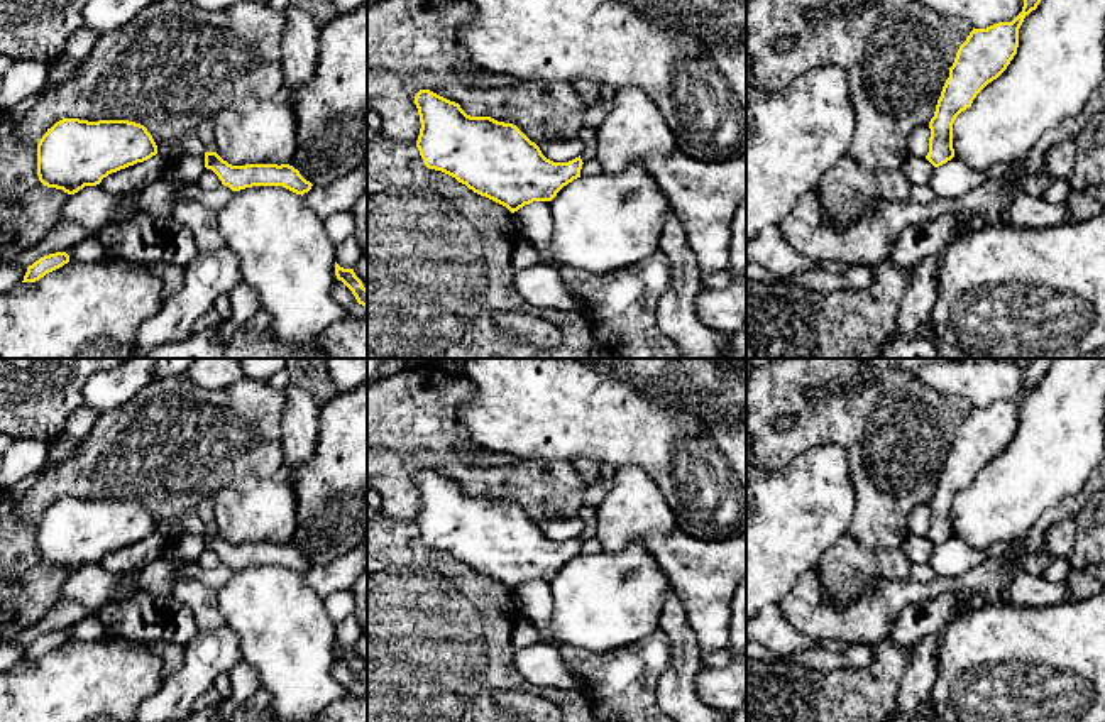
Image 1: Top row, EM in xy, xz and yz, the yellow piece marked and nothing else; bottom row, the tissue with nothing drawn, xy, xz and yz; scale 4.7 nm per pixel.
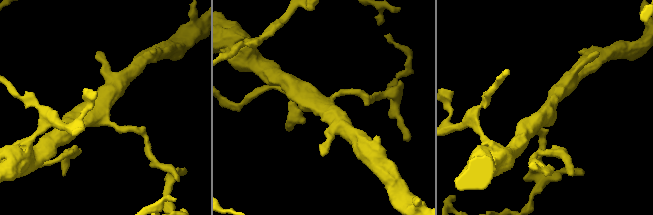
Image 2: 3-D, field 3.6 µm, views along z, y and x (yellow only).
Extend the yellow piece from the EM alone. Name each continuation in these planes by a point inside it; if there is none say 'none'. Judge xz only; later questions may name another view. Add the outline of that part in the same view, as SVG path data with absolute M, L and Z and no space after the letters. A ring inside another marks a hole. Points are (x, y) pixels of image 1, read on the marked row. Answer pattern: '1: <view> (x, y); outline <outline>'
none

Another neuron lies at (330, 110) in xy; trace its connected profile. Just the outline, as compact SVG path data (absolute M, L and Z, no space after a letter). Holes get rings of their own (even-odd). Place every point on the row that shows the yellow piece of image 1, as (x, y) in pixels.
M367 2L320 29L313 78L289 98L296 117L293 167L311 184L328 184L367 161Z

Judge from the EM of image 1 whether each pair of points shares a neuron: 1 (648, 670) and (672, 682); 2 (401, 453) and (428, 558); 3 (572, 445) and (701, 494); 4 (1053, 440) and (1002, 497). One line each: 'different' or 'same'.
1: different
2: different
3: same
4: same

